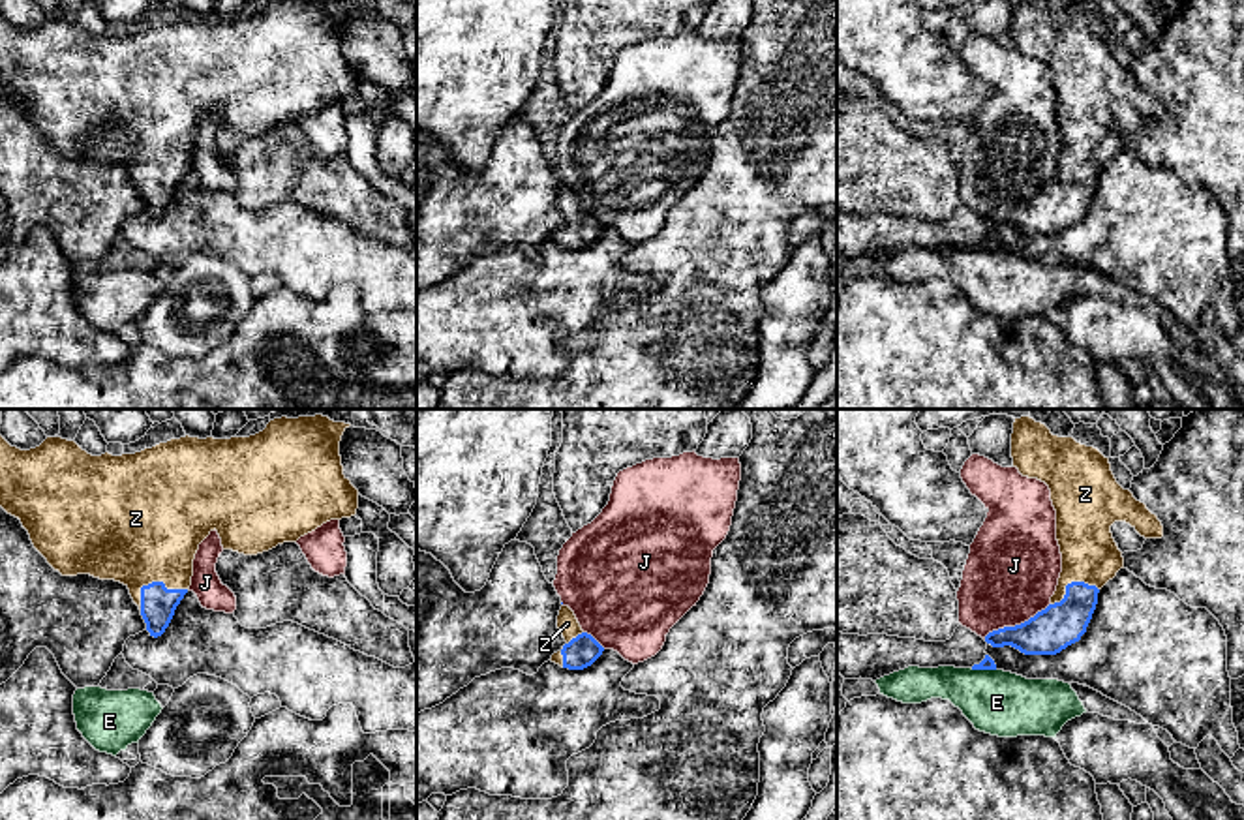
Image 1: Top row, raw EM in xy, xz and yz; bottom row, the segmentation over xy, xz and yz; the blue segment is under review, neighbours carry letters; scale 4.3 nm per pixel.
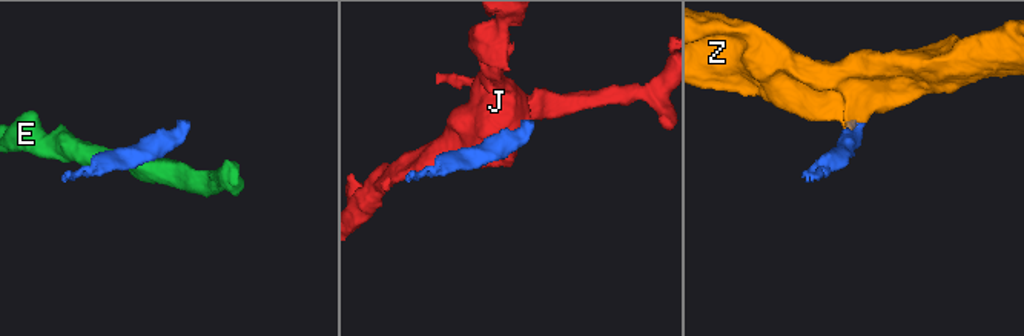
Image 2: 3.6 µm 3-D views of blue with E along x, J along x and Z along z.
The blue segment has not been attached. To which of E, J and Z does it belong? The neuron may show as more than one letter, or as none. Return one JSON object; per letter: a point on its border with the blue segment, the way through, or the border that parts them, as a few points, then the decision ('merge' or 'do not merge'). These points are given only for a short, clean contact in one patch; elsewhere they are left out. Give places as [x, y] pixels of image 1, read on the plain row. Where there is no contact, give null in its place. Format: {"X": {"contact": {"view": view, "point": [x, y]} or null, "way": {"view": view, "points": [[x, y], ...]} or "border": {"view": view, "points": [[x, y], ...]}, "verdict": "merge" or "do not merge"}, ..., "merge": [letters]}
{"E": {"contact": {"view": "yz", "point": [984, 248]}, "verdict": "do not merge"}, "J": {"contact": {"view": "yz", "point": [1016, 205]}, "verdict": "do not merge"}, "Z": {"contact": {"view": "xy", "point": [152, 162]}, "way": {"view": "xy", "points": [[158, 184], [158, 169], [152, 162], [137, 106]]}, "verdict": "merge"}, "merge": ["Z"]}

